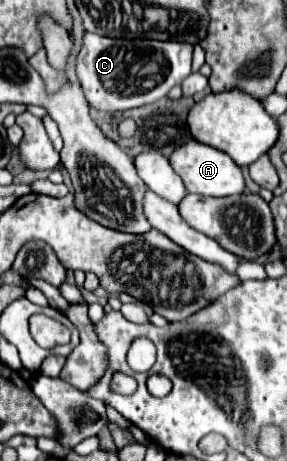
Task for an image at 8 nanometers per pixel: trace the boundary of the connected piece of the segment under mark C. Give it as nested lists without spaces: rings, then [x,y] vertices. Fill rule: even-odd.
[[[85,33],[83,45],[75,59],[75,71],[81,83],[81,89],[85,93],[85,99],[93,109],[107,111],[107,113],[127,111],[127,109],[135,109],[135,107],[159,101],[169,93],[173,85],[179,85],[191,73],[191,53],[193,53],[191,43],[153,41],[153,39],[111,39],[95,33]]]

